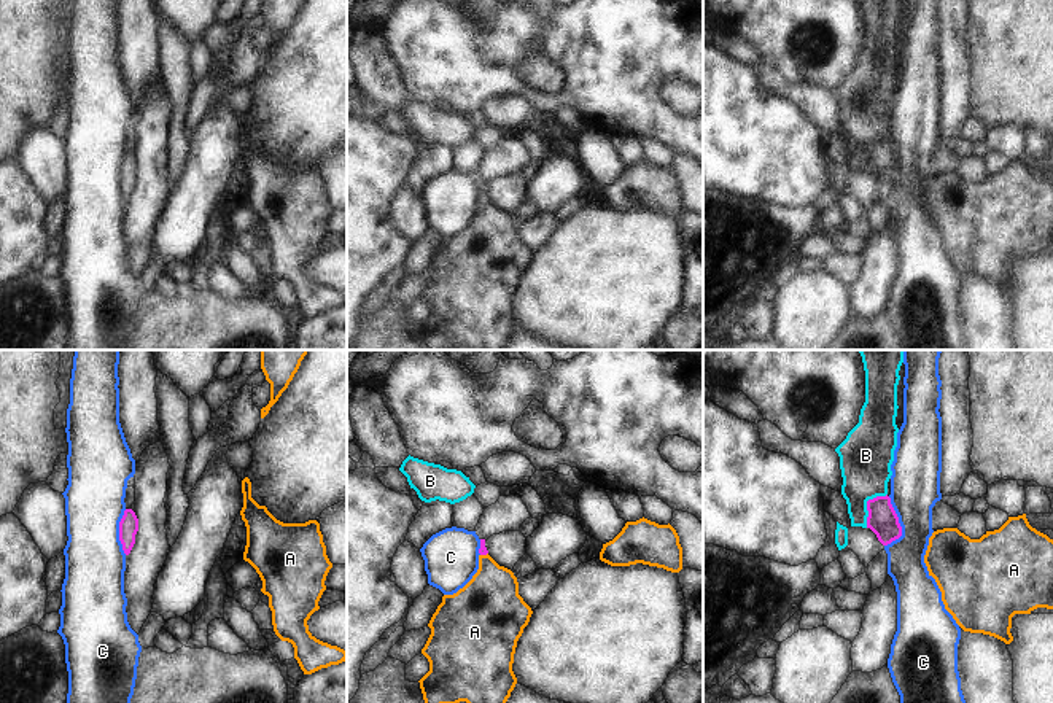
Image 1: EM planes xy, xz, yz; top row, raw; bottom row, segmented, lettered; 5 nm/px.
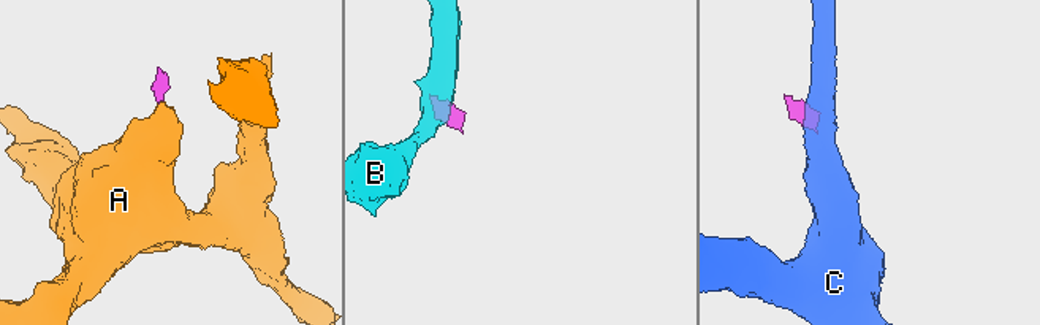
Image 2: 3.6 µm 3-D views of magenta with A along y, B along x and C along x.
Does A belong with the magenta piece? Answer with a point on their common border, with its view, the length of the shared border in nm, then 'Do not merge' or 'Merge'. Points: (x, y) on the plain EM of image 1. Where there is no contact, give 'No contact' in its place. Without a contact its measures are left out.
Touches magenta at xz (484, 198). Shared border 40 nm. Merge

